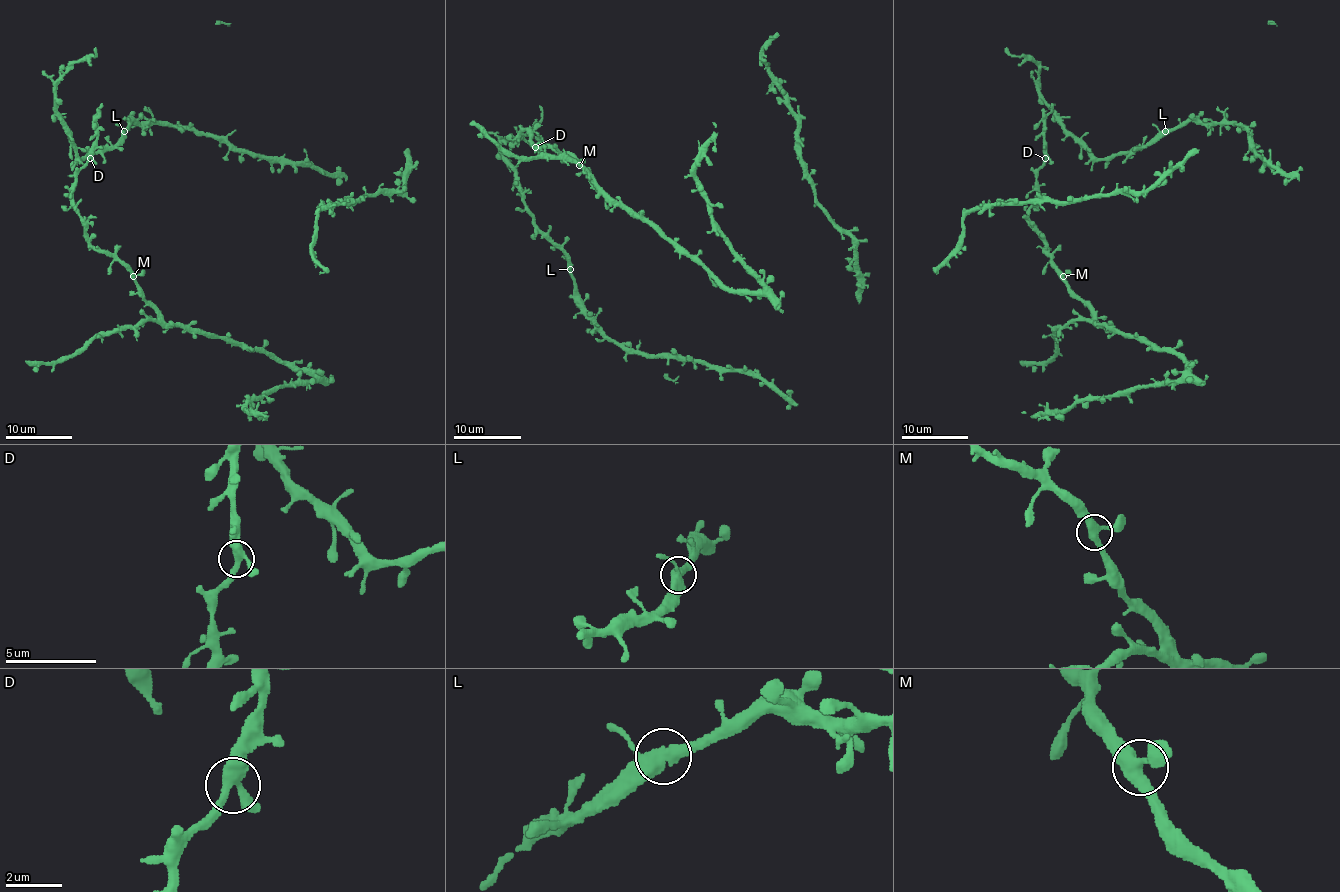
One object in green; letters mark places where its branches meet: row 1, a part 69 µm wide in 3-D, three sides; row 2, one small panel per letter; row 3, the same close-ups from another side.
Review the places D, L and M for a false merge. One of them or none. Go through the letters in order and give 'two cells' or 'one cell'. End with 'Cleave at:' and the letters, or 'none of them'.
D: one cell
L: one cell
M: one cell
Cleave at: none of them

